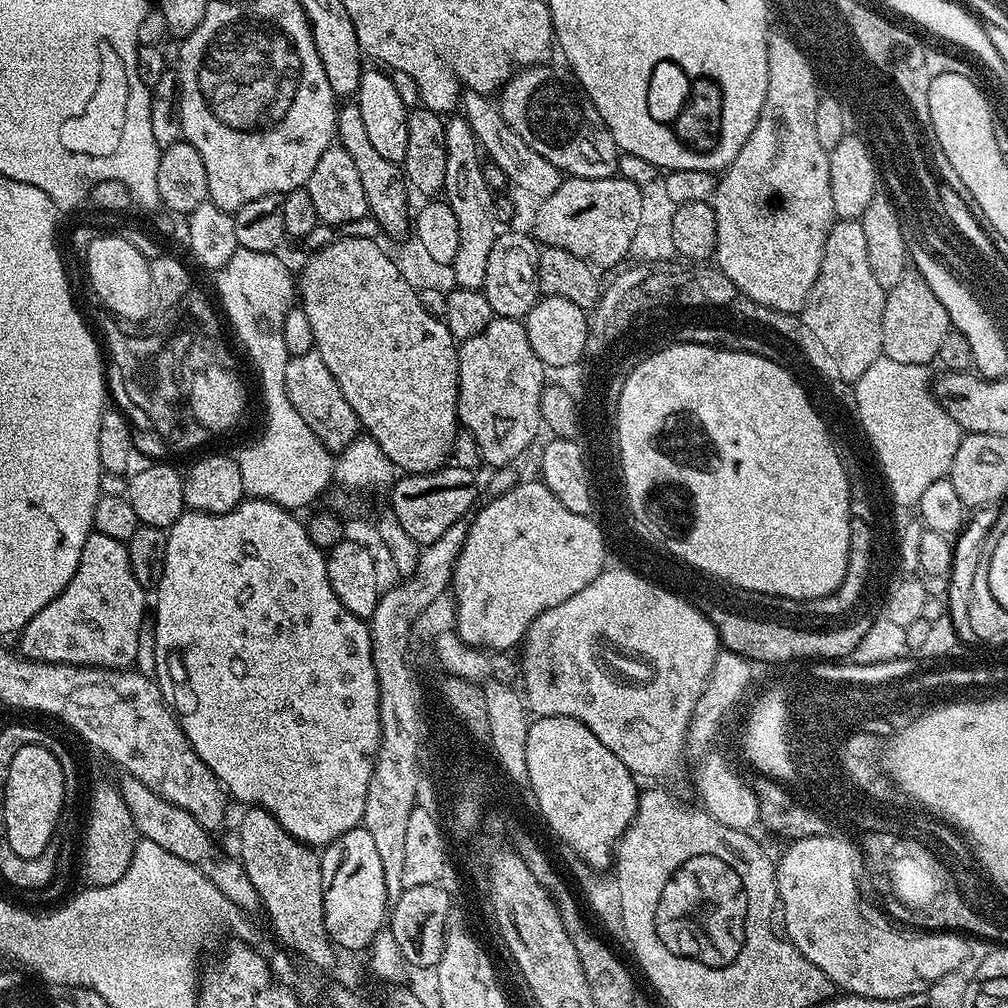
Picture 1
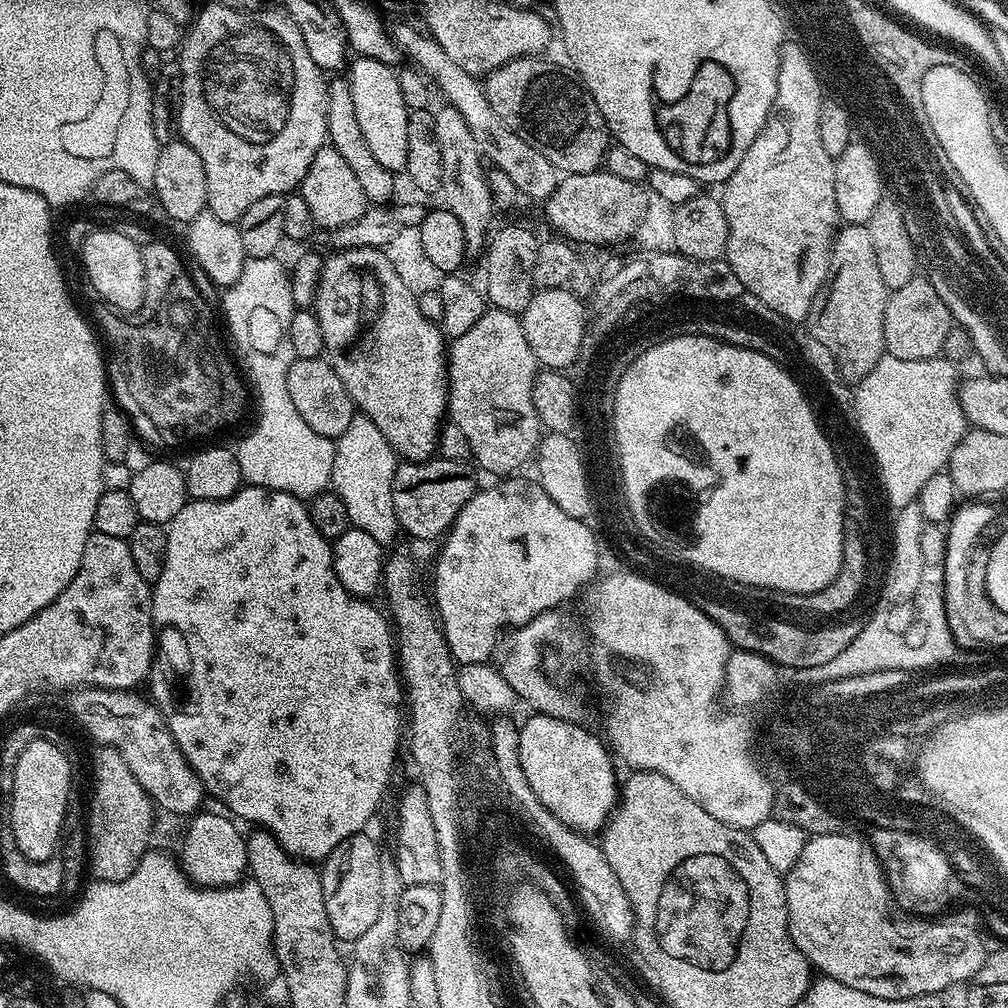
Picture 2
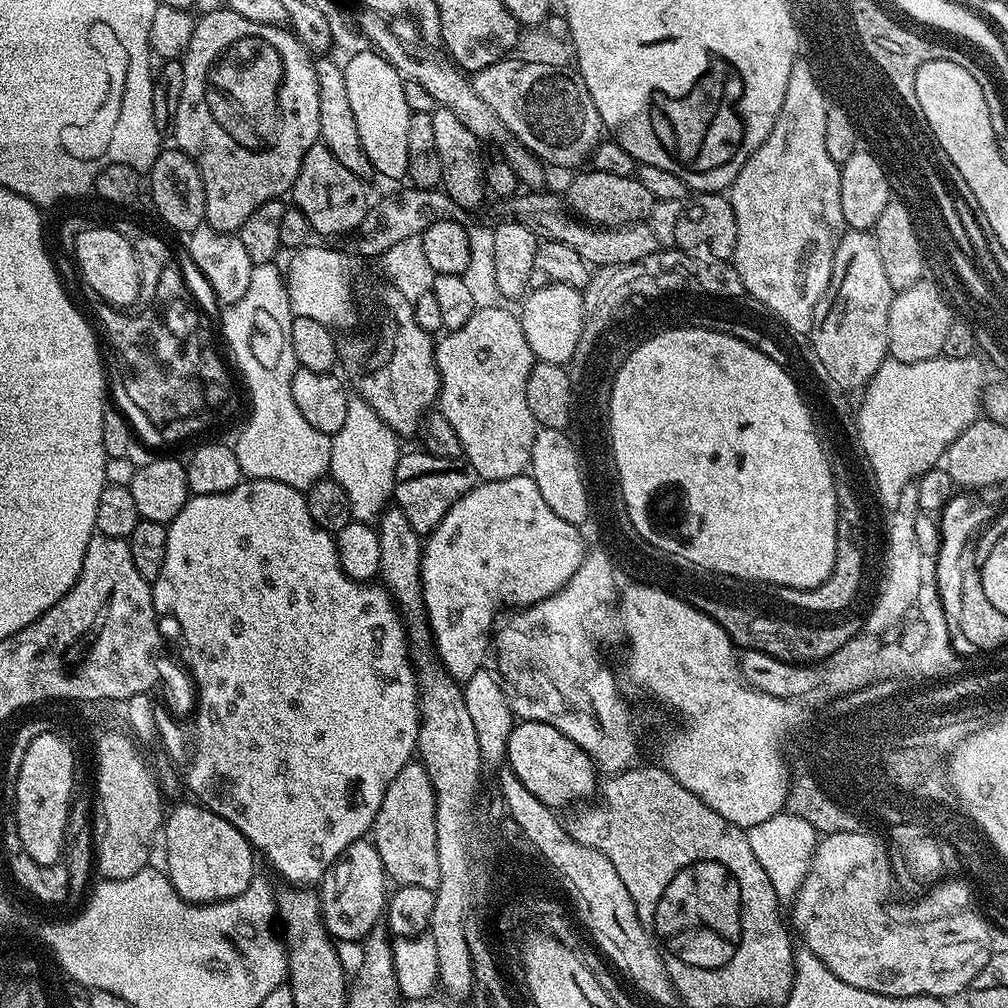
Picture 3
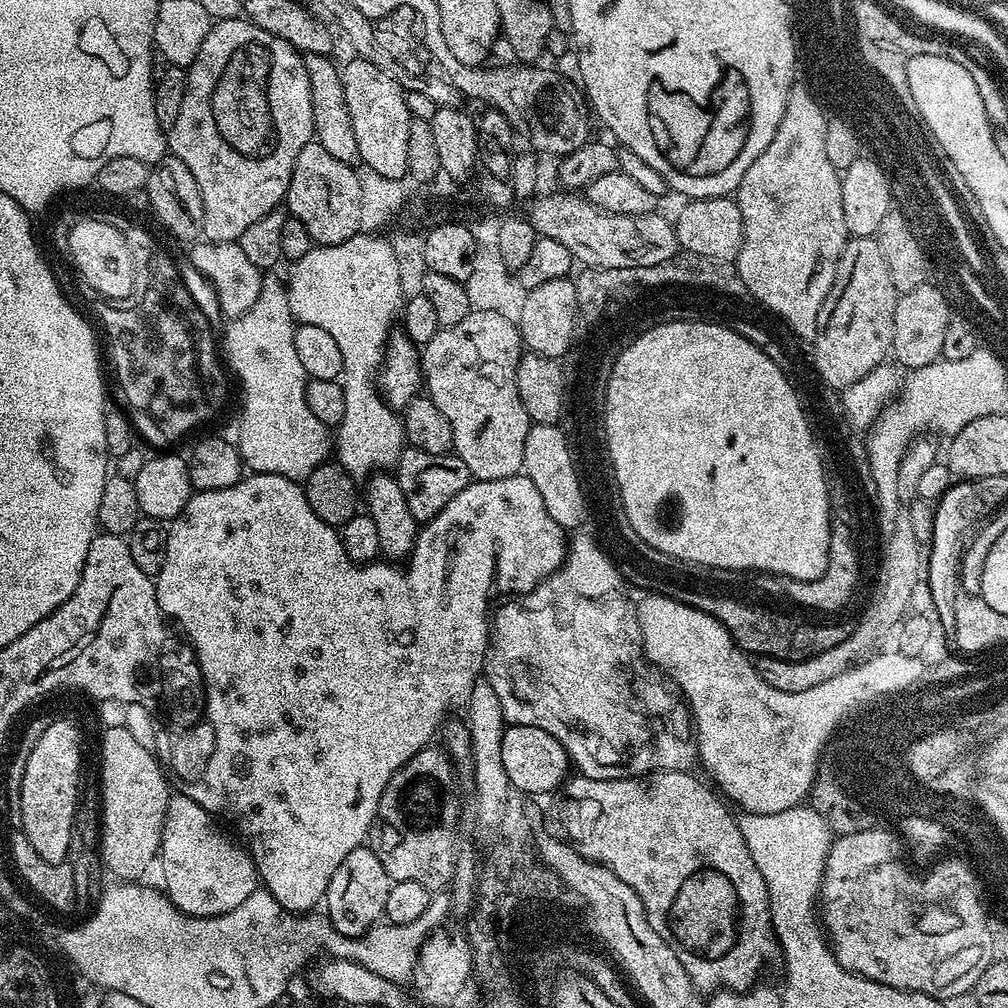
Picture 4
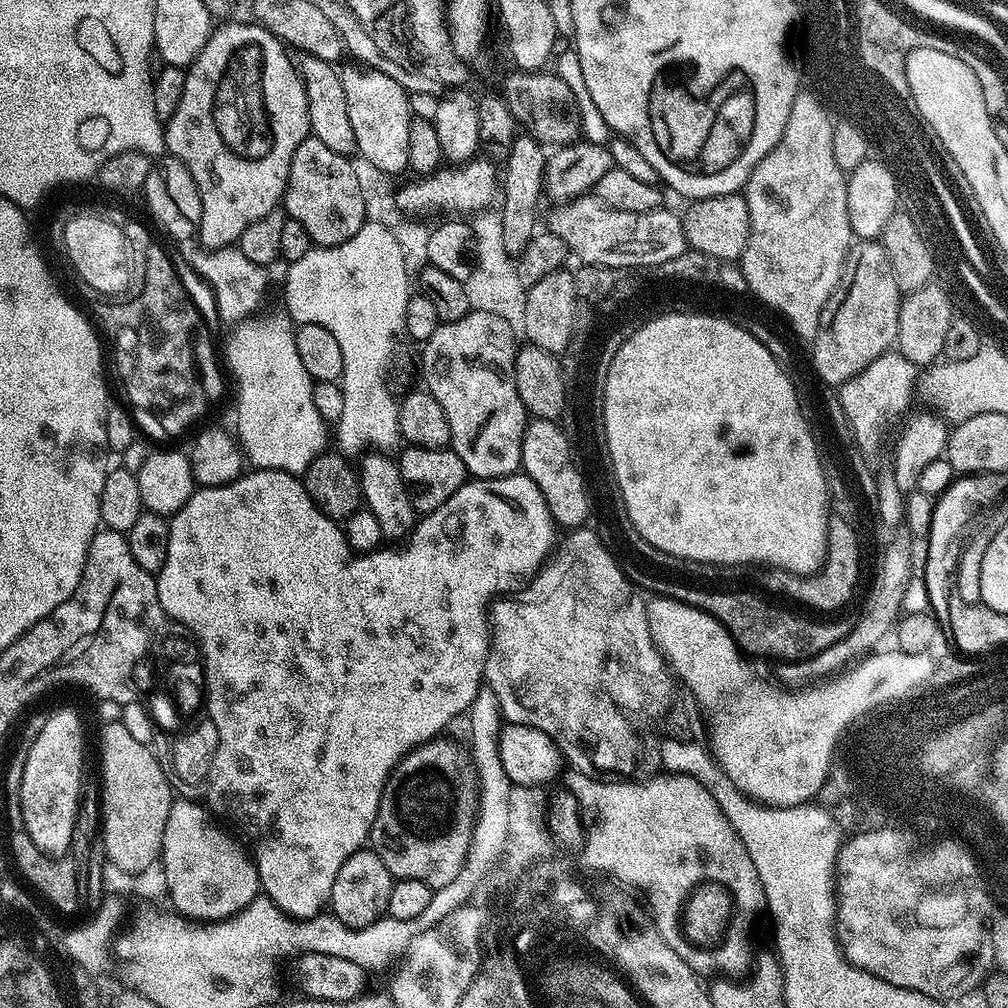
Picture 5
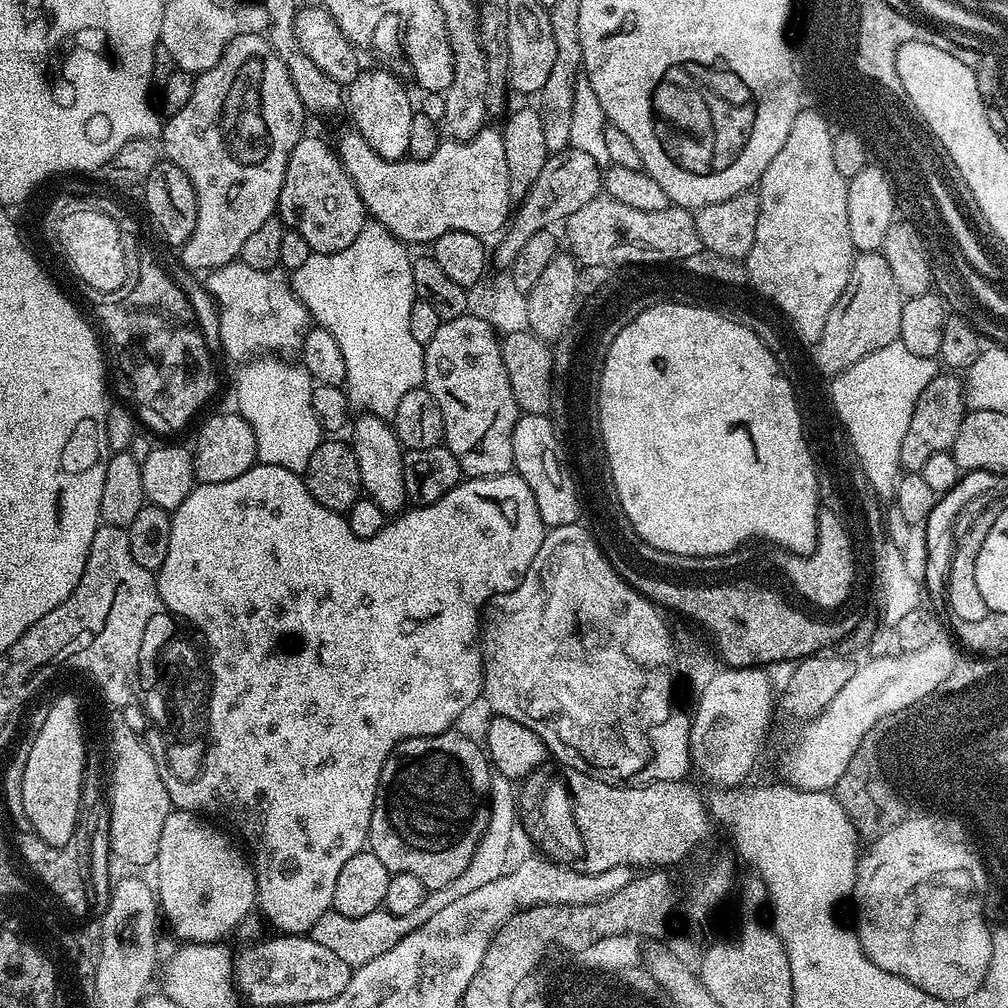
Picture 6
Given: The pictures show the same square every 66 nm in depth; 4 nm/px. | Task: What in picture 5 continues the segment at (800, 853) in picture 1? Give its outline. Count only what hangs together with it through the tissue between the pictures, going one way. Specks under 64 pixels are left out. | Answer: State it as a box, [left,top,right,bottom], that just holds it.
[836,832,996,1001]

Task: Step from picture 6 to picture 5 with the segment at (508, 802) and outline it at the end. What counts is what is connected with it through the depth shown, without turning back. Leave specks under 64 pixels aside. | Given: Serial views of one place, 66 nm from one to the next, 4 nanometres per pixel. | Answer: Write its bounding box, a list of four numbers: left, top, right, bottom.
[334,687,513,970]

